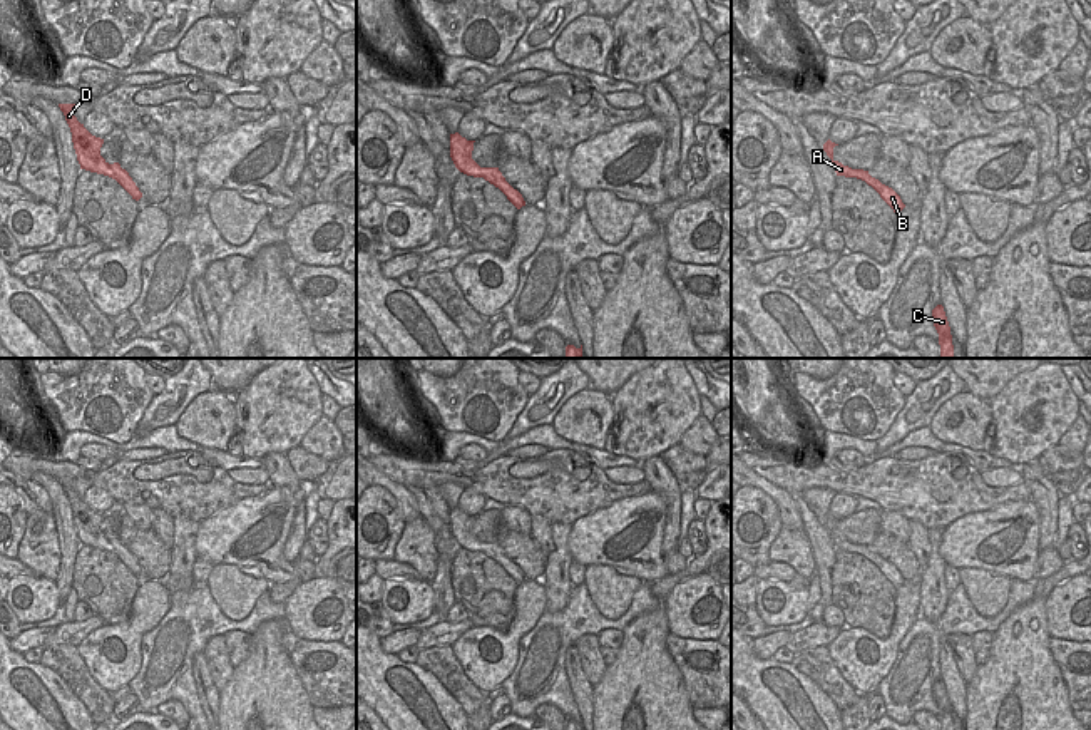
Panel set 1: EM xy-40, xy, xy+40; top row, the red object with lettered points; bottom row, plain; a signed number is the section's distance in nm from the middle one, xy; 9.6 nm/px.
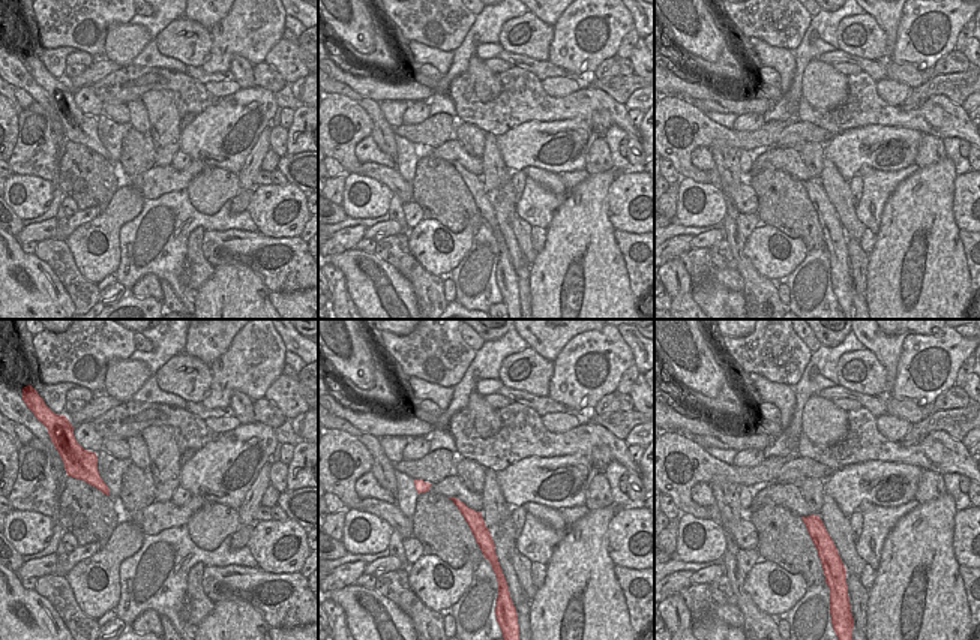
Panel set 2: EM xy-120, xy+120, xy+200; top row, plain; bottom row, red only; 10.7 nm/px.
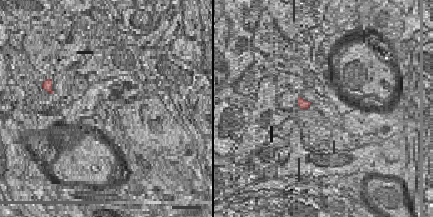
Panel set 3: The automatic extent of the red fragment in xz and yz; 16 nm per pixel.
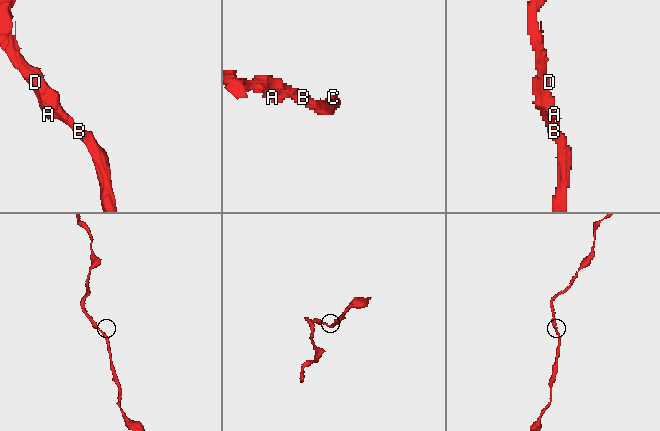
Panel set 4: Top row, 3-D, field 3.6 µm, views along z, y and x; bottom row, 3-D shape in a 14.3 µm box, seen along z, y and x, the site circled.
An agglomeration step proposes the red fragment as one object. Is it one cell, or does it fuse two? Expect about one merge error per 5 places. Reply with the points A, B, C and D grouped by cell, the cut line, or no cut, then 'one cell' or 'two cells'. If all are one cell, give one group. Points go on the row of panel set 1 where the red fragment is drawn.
A B C D | no cut | one cell

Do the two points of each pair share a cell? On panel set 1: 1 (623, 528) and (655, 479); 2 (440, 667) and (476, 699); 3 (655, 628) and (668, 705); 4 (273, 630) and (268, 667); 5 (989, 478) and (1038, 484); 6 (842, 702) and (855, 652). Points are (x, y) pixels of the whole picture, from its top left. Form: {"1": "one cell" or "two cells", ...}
{"1": "two cells", "2": "one cell", "3": "one cell", "4": "one cell", "5": "two cells", "6": "two cells"}

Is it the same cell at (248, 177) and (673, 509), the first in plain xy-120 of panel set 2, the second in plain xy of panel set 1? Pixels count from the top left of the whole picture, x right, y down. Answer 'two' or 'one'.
one

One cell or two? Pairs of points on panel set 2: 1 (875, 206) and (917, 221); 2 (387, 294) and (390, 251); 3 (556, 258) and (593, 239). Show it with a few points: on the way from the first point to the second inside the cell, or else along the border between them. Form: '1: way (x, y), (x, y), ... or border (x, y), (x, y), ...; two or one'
1: border (904, 179), (886, 201), (880, 228), (875, 233); two
2: border (375, 252), (408, 281); two
3: way (565, 258), (571, 258), (584, 245); one

